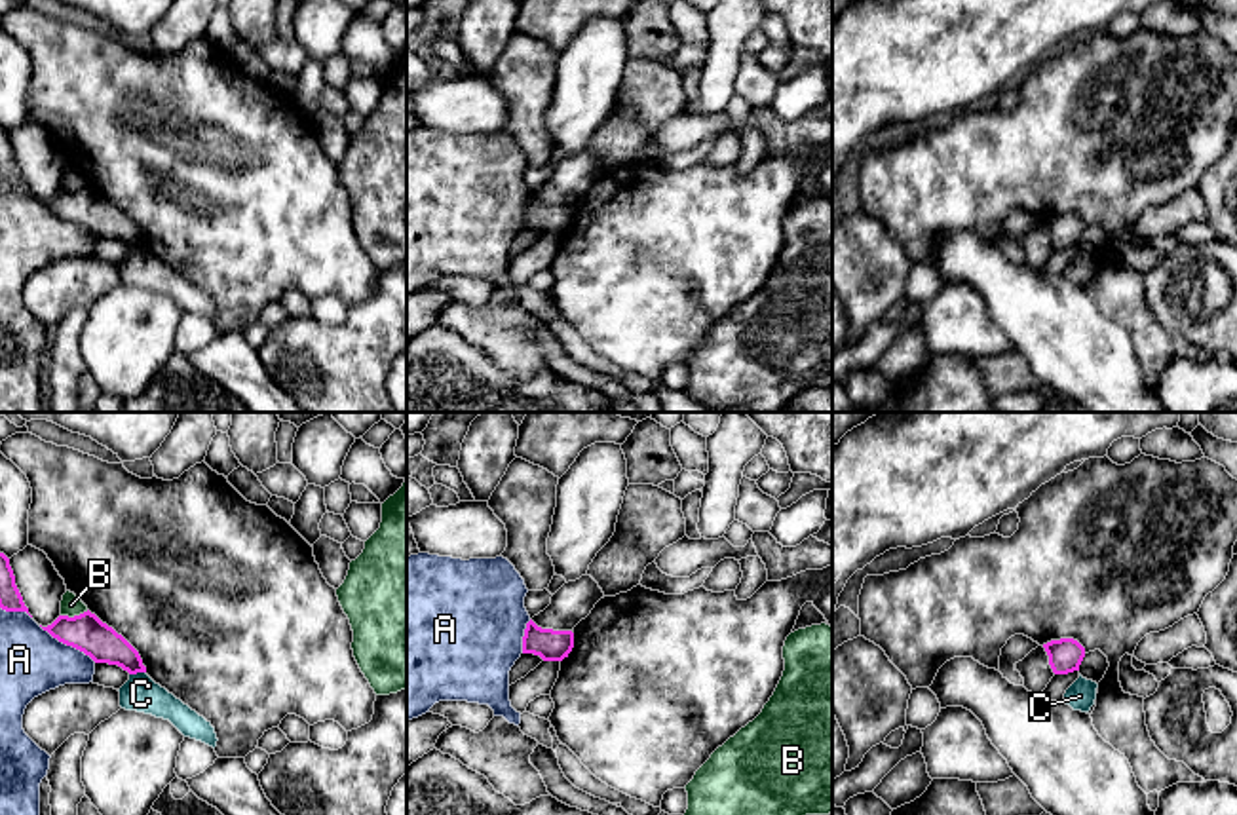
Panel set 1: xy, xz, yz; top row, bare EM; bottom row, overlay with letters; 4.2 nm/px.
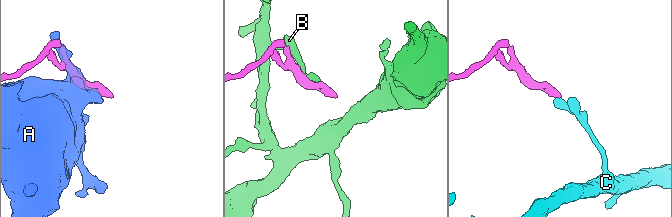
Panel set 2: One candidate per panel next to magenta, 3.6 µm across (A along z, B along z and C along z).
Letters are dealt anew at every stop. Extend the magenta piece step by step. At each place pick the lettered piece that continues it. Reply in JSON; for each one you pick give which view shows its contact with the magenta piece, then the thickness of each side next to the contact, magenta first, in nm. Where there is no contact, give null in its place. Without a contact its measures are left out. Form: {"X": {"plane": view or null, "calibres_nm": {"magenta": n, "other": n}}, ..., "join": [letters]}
{"join": []}

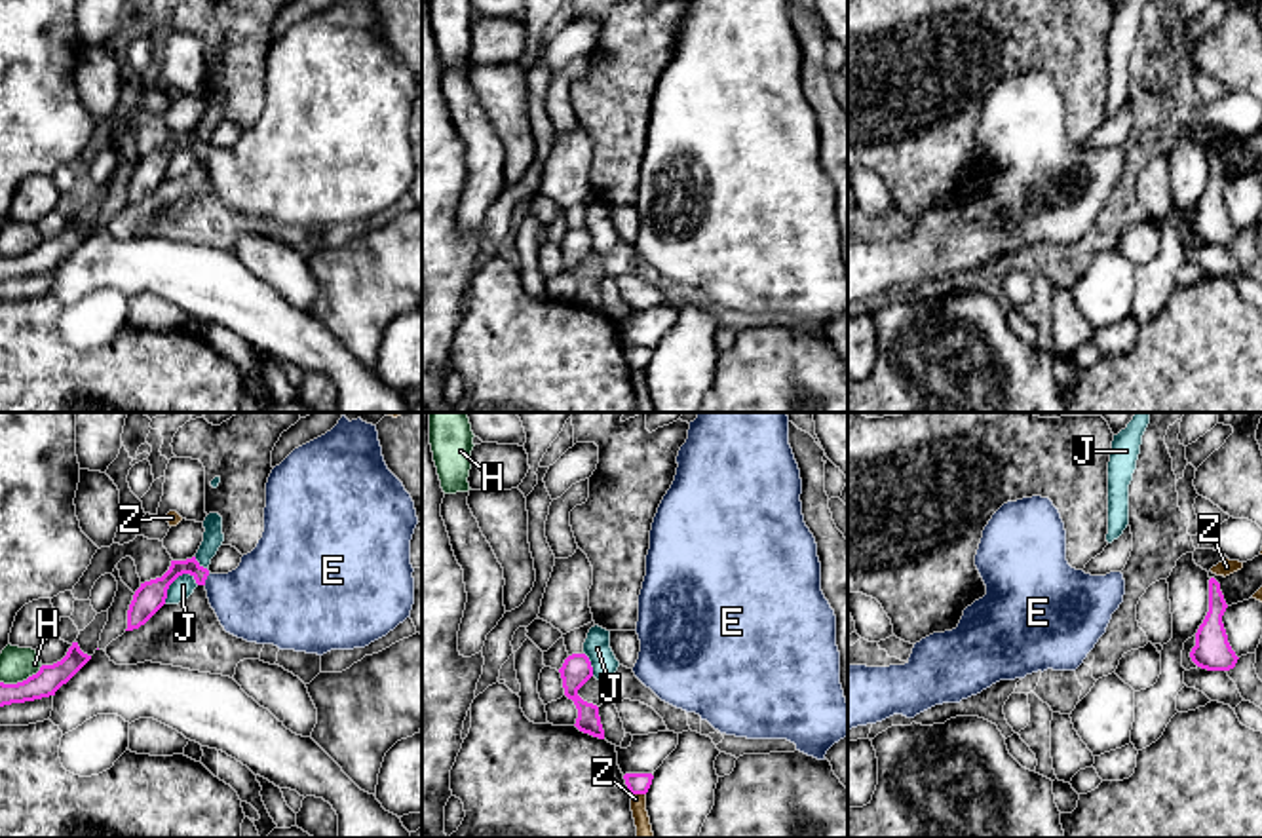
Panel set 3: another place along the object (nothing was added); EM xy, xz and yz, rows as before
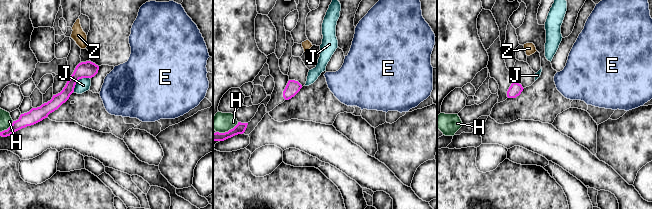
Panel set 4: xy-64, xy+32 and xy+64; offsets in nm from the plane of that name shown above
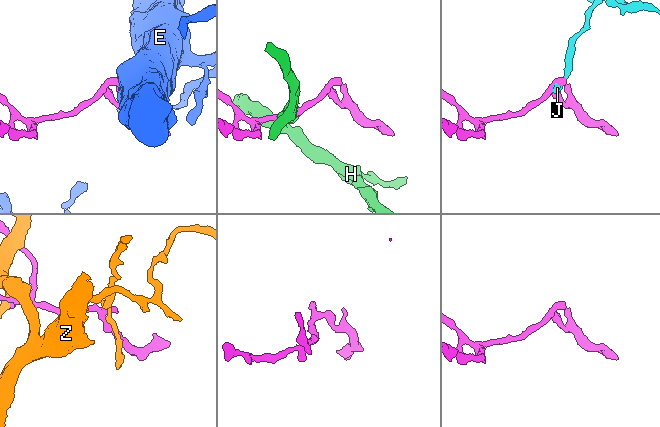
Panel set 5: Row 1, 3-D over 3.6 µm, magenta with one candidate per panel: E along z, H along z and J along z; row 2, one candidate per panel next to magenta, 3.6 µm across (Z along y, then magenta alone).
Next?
{"E": {"plane": "xy", "calibres_nm": {"magenta": 120, "other": 340}}, "join": ["E"]}

